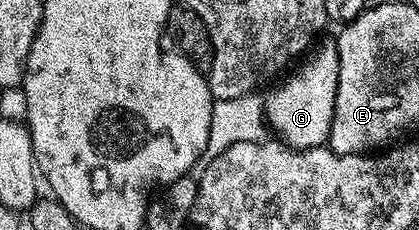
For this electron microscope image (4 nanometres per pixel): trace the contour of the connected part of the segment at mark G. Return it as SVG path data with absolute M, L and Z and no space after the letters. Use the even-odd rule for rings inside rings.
M320 42L298 64L300 67L280 87L273 88L269 93L266 92L263 100L263 110L267 113L270 130L274 134L276 131L279 134L276 136L286 143L288 147L302 149L324 146L331 132L333 105L337 99L339 54L334 42L322 43Z

